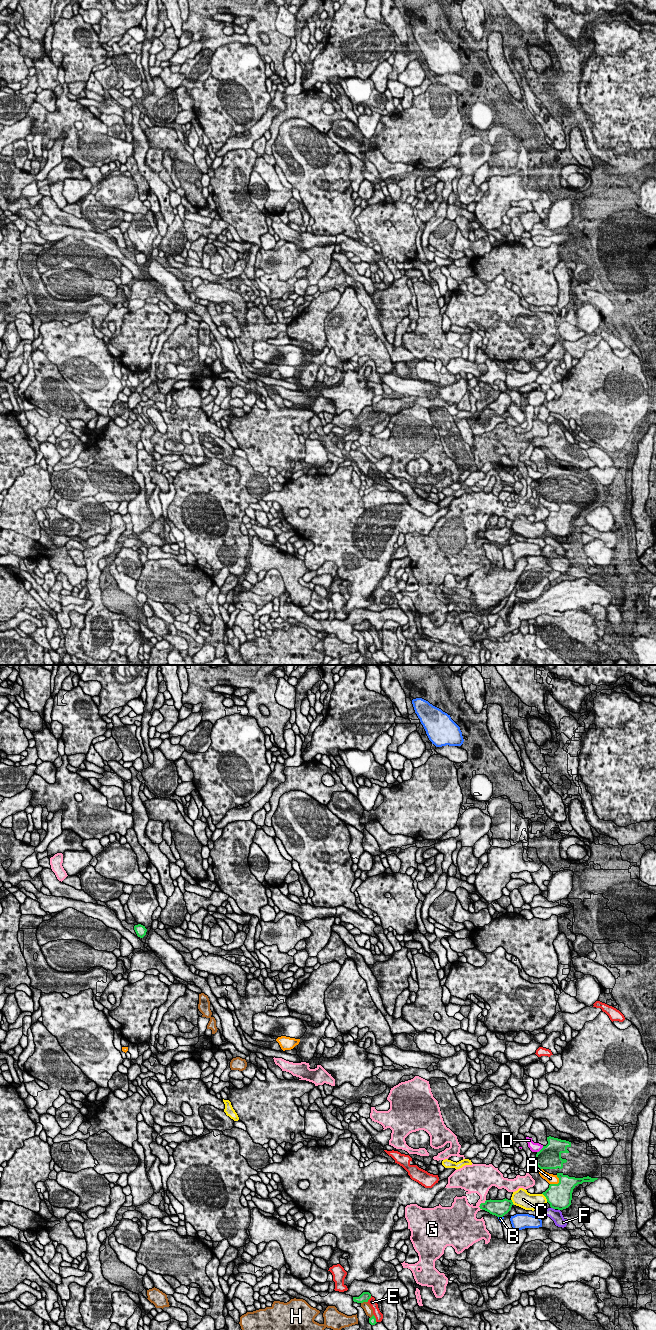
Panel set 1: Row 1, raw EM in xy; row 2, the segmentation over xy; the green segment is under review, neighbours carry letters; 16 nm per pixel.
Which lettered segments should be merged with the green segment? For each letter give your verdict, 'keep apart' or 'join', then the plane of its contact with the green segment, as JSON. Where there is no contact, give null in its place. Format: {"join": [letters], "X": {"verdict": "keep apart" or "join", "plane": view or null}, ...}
{"join": [], "A": {"verdict": "keep apart", "plane": "xy"}, "B": {"verdict": "keep apart", "plane": "xy"}, "C": {"verdict": "keep apart", "plane": "xy"}, "D": {"verdict": "keep apart", "plane": "xy"}, "E": {"verdict": "keep apart", "plane": "xy"}, "F": {"verdict": "keep apart", "plane": "xy"}, "G": {"verdict": "keep apart", "plane": "xy"}, "H": {"verdict": "keep apart", "plane": "xy"}}

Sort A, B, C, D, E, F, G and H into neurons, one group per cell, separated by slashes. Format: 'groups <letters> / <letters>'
groups A / B / C / D / E / F / G / H

